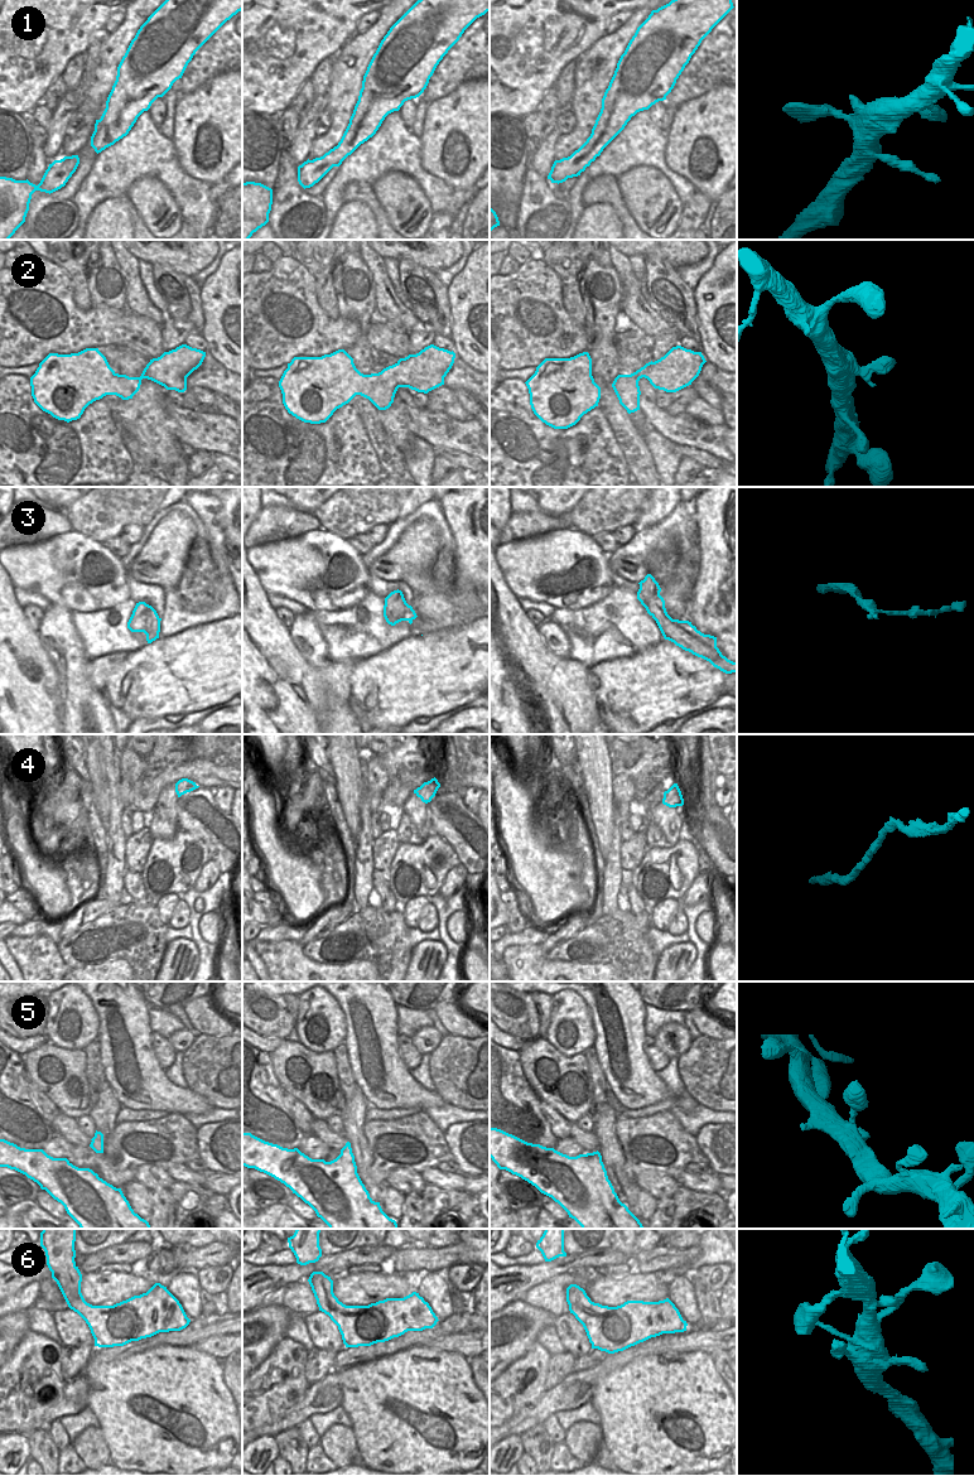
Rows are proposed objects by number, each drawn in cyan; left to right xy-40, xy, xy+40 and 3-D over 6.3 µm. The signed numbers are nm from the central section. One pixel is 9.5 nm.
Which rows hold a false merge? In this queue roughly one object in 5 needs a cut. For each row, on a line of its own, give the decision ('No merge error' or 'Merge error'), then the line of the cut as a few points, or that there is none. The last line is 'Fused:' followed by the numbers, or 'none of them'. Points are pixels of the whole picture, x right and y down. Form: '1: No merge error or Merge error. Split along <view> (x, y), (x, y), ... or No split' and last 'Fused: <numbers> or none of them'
1: No merge error. No split
2: No merge error. No split
3: Merge error. Split along xy+40 (665, 609), (655, 620)
4: No merge error. No split
5: No merge error. No split
6: No merge error. No split
Fused: 3

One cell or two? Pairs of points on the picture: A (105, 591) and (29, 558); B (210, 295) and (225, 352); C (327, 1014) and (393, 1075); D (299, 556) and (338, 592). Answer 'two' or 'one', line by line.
A: one
B: one
C: two
D: one

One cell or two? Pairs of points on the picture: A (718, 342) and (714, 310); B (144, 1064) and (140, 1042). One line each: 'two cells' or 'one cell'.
A: one cell
B: one cell

